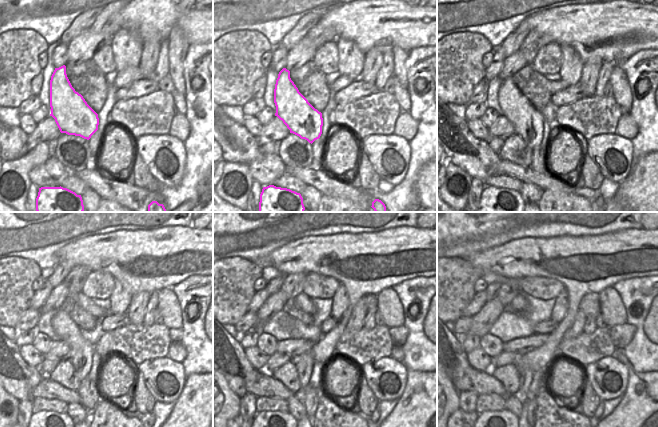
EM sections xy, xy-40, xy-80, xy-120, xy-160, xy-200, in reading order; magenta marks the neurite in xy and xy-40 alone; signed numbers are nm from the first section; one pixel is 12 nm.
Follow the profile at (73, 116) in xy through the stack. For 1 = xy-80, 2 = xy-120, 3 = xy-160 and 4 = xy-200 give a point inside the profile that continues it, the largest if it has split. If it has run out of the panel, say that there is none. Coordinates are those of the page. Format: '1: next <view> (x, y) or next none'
1: next xy-80 (528, 122)
2: next xy-120 (81, 351)
3: next xy-160 (304, 363)
4: next xy-200 (526, 374)

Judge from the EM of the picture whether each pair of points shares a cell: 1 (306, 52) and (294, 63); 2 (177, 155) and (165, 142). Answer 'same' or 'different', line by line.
1: same
2: same

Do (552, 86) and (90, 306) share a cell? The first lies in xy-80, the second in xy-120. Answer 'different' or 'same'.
same

